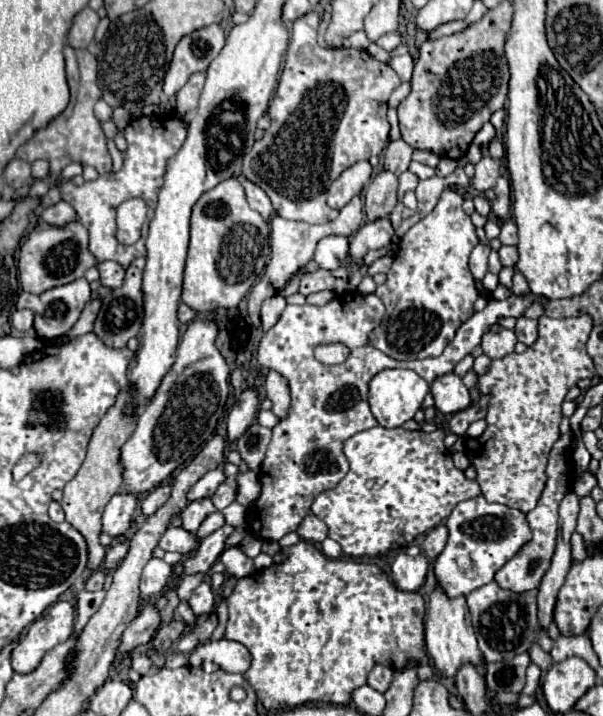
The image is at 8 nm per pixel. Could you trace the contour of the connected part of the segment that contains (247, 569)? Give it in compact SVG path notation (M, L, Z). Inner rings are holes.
M231 546L231 548L225 548L223 550L223 556L219 556L219 560L225 564L227 572L235 578L245 578L245 576L251 576L255 566L253 562L249 560L249 556L239 548L239 546Z

